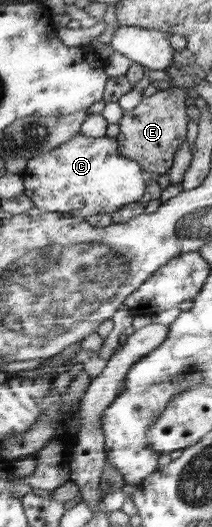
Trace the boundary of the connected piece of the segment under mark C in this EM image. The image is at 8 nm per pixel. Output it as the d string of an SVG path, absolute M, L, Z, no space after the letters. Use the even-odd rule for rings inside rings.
M78 133L68 142L53 148L48 152L40 153L27 159L26 168L21 173L24 179L25 195L33 202L34 207L40 210L64 214L73 214L78 218L88 218L96 215L114 214L122 206L139 202L146 192L146 180L141 163L126 158L120 153L120 144L114 137L90 138Z

